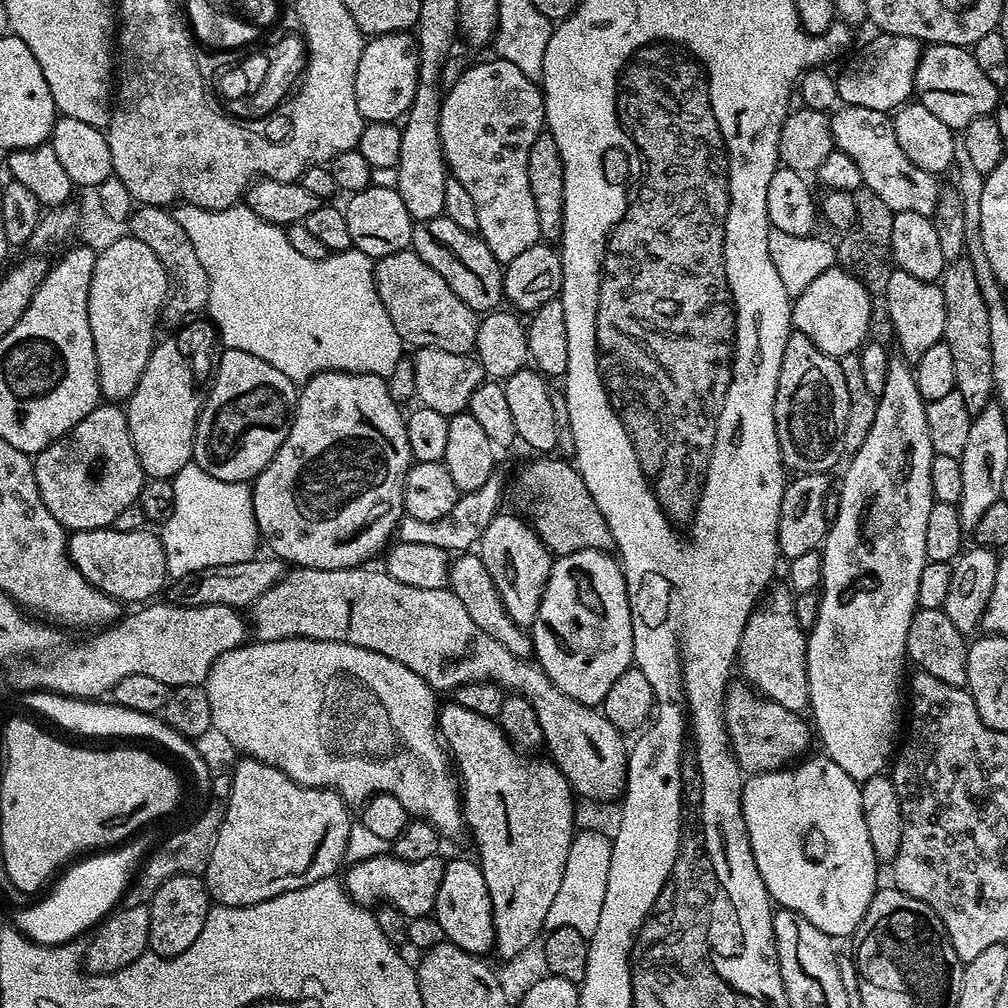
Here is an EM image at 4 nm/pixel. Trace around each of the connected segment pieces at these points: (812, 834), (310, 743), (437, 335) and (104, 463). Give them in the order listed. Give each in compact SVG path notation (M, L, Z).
M827 754L819 755L809 755L789 767L773 772L749 775L742 790L742 814L750 846L754 850L754 862L758 866L758 874L762 874L762 882L769 897L779 907L802 914L806 922L814 922L814 926L818 926L818 930L827 936L851 937L878 891L878 861L874 846L870 846L866 818L862 818L860 784Z
M286 638L274 642L245 642L240 647L222 654L218 662L210 670L206 681L210 698L210 718L212 727L221 732L234 747L245 757L261 760L286 774L294 782L305 784L311 788L331 788L344 799L349 806L363 805L371 796L393 796L406 806L409 817L429 822L441 837L456 836L465 831L464 809L462 807L462 785L454 771L453 761L440 739L438 731L438 699L437 693L410 666L402 666L402 662L394 662L394 658L386 658L386 654L378 654L374 650L366 650L362 646L354 646L346 642L330 642L329 640L307 640L306 638Z
M407 248L379 257L373 265L375 286L394 330L412 348L434 348L469 355L476 347L479 315L450 289L436 270Z
M116 402L97 404L89 416L82 418L82 422L74 425L62 438L35 453L34 478L38 482L38 494L42 494L42 502L46 502L46 510L50 510L69 533L111 528L114 518L118 518L126 506L139 501L146 479L130 438L127 411Z

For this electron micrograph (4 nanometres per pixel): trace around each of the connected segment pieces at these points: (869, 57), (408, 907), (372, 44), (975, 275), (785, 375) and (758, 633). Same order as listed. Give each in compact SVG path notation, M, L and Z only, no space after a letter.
M876 34L876 37L836 76L840 104L891 113L909 103L916 87L921 41L905 36Z
M393 854L368 858L366 861L351 865L347 869L349 872L343 873L342 883L357 904L376 906L384 901L407 918L426 916L435 909L438 886L442 886L445 861L440 859L439 855L435 855L420 862L406 862Z
M408 32L371 37L362 50L362 58L358 58L358 74L354 78L358 114L362 114L365 122L396 122L407 116L410 102L414 102L419 69L420 49L414 46L413 37Z
M961 258L947 265L940 289L946 298L946 330L942 343L950 346L950 354L954 358L954 382L958 394L962 394L962 402L966 402L966 410L974 414L980 412L987 404L993 403L996 379L994 378L994 358L990 350L990 314L986 306L986 298L982 298L980 289L981 273L976 272L968 258Z
M793 331L786 342L786 350L782 350L782 366L778 370L774 398L774 422L785 469L792 474L831 473L831 468L839 462L844 452L842 434L846 430L846 414L850 414L850 394L846 390L846 378L842 378L839 359L818 350L818 346L814 346L806 334Z
M784 586L775 588L756 605L742 630L738 672L767 700L786 706L791 712L803 713L809 707L808 638L795 616L793 593Z

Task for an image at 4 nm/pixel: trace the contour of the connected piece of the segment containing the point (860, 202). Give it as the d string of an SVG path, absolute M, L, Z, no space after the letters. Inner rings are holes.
M863 186L852 193L856 203L856 222L843 233L838 240L838 264L844 271L856 276L873 294L883 294L886 282L890 282L890 274L894 271L892 263L892 229L893 213L878 194L874 194Z

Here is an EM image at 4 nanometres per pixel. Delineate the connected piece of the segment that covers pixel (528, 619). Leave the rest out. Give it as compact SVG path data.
M497 514L490 526L486 526L478 545L478 554L486 570L490 570L490 578L494 578L494 586L502 598L502 606L506 606L506 614L510 614L519 628L528 630L538 614L554 557L527 519L519 515L504 515Z

